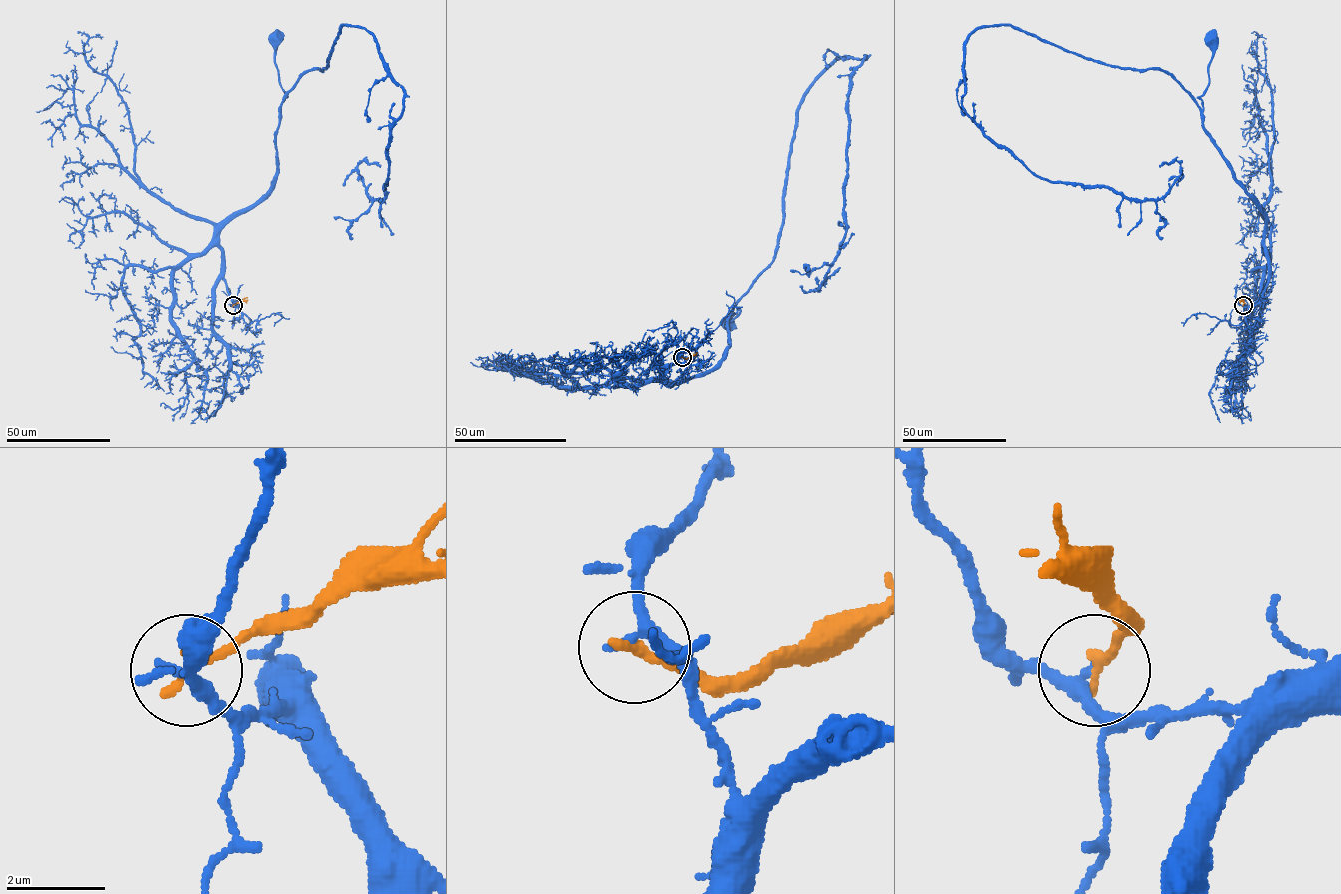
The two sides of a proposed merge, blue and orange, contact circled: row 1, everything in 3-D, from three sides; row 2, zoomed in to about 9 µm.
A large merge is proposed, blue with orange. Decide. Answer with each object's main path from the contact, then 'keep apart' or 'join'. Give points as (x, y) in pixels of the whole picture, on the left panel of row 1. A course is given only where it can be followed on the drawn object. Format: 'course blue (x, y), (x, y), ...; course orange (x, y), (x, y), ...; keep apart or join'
course blue (233, 305), (219, 231), (275, 178), (276, 130), (287, 95), (275, 63), (276, 35); course orange (233, 305), (246, 297); keep apart

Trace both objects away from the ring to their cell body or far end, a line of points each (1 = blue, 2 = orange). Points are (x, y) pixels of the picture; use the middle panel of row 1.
1: (682, 357), (686, 370), (671, 384), (666, 380), (704, 376), (720, 361), (728, 318), (738, 310), (728, 324)
2: (682, 357), (691, 357), (696, 352)

